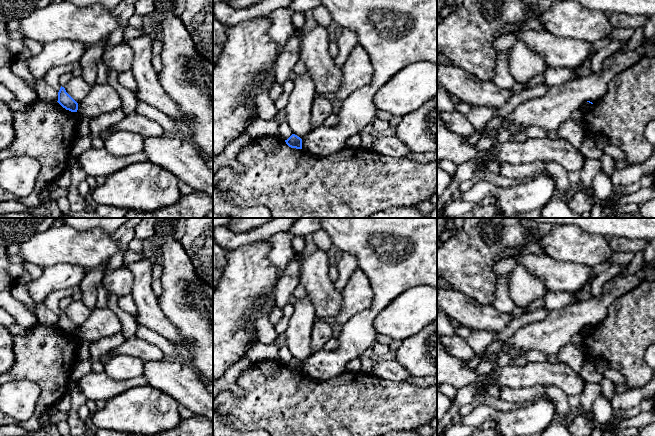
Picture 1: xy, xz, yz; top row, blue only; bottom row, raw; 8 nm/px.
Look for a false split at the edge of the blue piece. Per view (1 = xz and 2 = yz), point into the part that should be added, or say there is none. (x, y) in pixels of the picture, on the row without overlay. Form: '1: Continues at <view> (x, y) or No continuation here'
1: No continuation here
2: No continuation here

